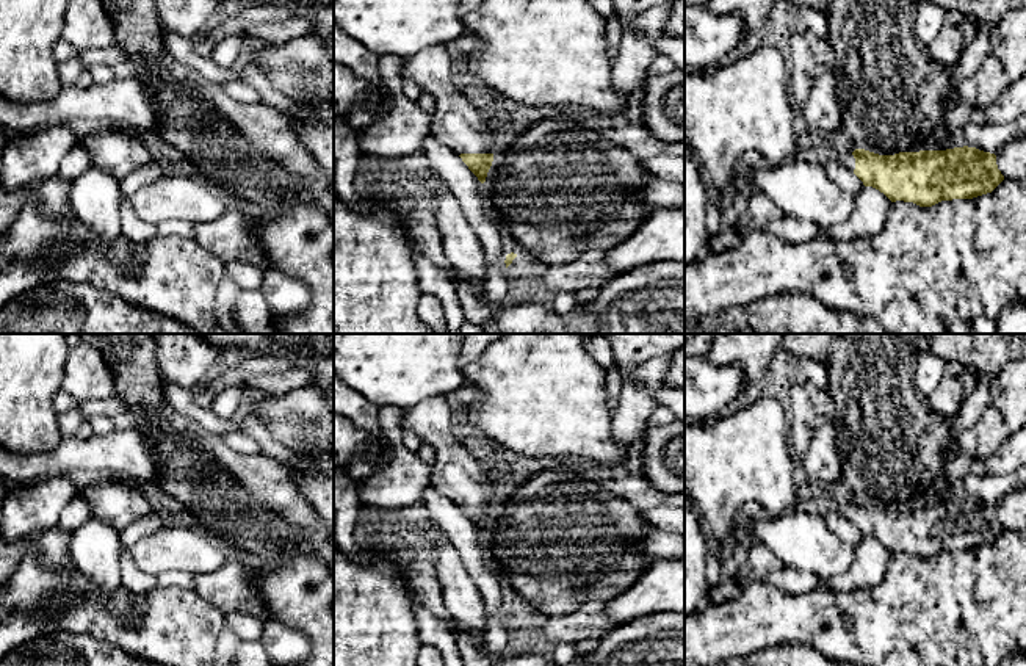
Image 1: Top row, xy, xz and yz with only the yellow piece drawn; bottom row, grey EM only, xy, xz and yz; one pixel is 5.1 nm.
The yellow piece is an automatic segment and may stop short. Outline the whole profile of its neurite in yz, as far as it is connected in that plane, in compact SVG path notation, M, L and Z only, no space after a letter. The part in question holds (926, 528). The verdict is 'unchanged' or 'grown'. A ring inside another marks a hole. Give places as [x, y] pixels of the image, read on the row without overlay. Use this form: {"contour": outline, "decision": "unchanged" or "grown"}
{"contour": "M968 497L894 506L879 506L865 500L843 506L825 500L825 505L891 553L904 552L919 558L973 550L992 544L1004 531L995 505Z", "decision": "grown"}

